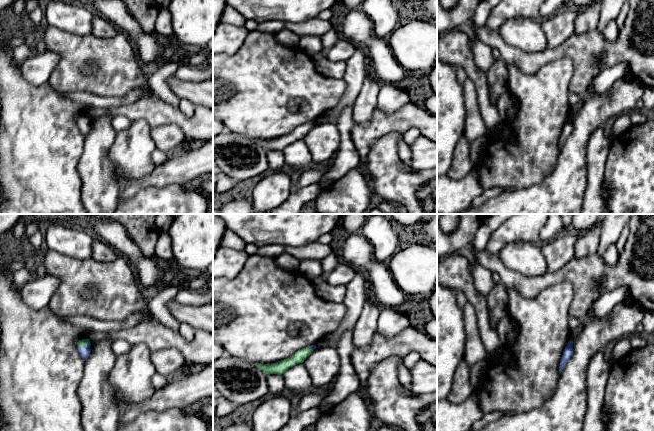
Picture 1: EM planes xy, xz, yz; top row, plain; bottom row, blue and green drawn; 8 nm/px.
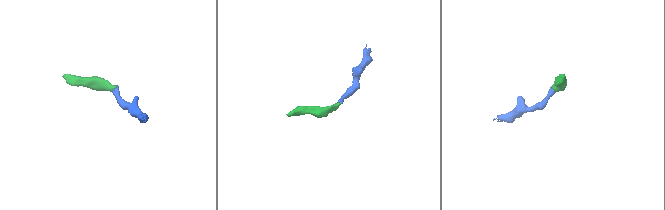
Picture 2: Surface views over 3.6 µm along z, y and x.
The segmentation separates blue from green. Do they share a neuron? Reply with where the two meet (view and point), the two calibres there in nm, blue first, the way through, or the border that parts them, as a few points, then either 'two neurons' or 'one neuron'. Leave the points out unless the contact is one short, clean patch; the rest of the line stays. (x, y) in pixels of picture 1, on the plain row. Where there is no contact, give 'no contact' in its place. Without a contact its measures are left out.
meets blue in xy at (83, 122); 90 nm thick on the blue side, 60 nm on the other; runs through xy (84, 127), (83, 122), (83, 118); one neuron

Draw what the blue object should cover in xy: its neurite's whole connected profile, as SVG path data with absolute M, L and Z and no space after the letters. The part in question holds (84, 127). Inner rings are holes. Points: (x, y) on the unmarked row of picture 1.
M82 115L77 118L77 125L81 131L81 133L86 136L90 132L91 128L91 119L89 115Z

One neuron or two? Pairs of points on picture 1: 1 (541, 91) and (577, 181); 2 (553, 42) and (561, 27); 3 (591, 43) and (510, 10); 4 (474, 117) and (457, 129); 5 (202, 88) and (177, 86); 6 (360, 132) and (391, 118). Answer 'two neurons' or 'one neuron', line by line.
1: two neurons
2: one neuron
3: two neurons
4: two neurons
5: one neuron
6: one neuron

